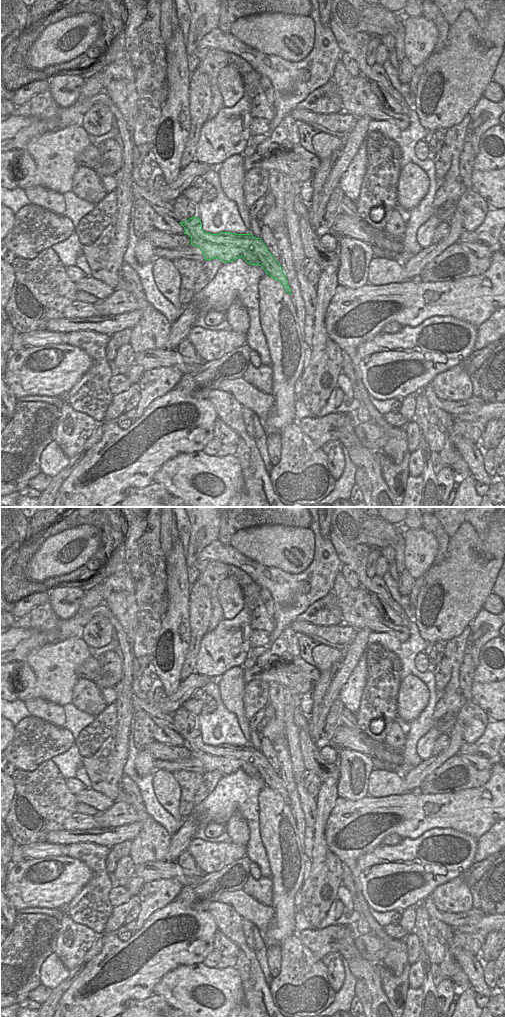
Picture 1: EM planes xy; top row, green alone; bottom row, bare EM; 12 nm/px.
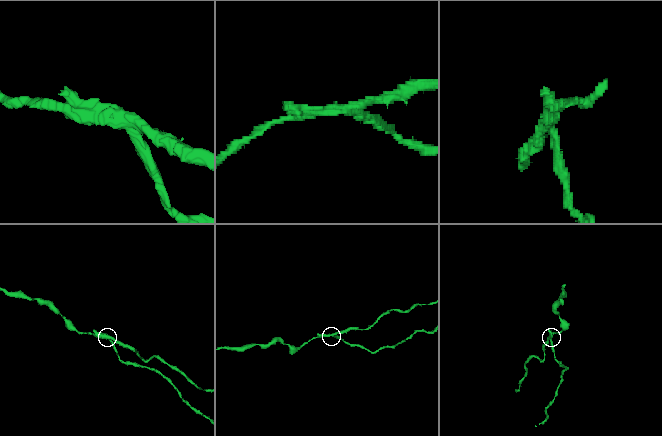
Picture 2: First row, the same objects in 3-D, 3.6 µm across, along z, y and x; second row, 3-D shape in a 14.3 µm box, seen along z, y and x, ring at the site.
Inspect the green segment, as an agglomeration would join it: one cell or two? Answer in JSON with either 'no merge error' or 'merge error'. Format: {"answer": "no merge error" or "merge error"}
{"answer": "merge error"}

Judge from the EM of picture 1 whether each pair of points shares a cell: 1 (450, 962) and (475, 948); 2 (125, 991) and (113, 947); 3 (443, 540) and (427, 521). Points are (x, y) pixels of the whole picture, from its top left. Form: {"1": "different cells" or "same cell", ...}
{"1": "same cell", "2": "same cell", "3": "same cell"}

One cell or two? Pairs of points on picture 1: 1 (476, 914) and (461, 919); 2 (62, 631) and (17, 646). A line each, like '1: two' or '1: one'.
1: one
2: one

